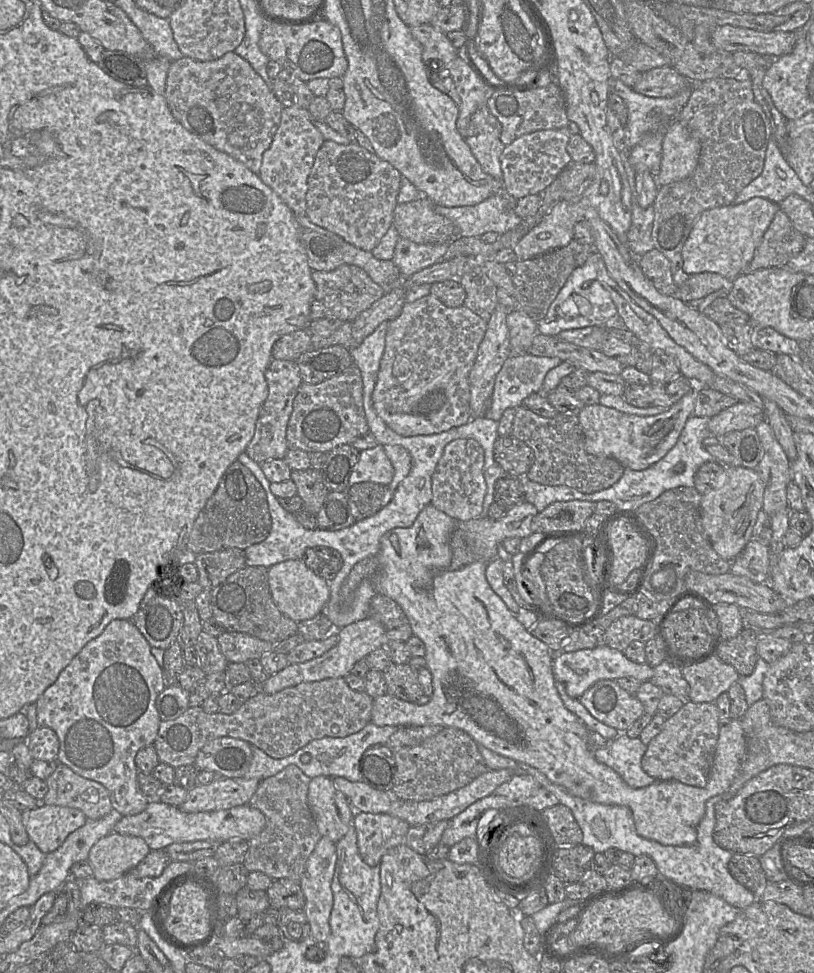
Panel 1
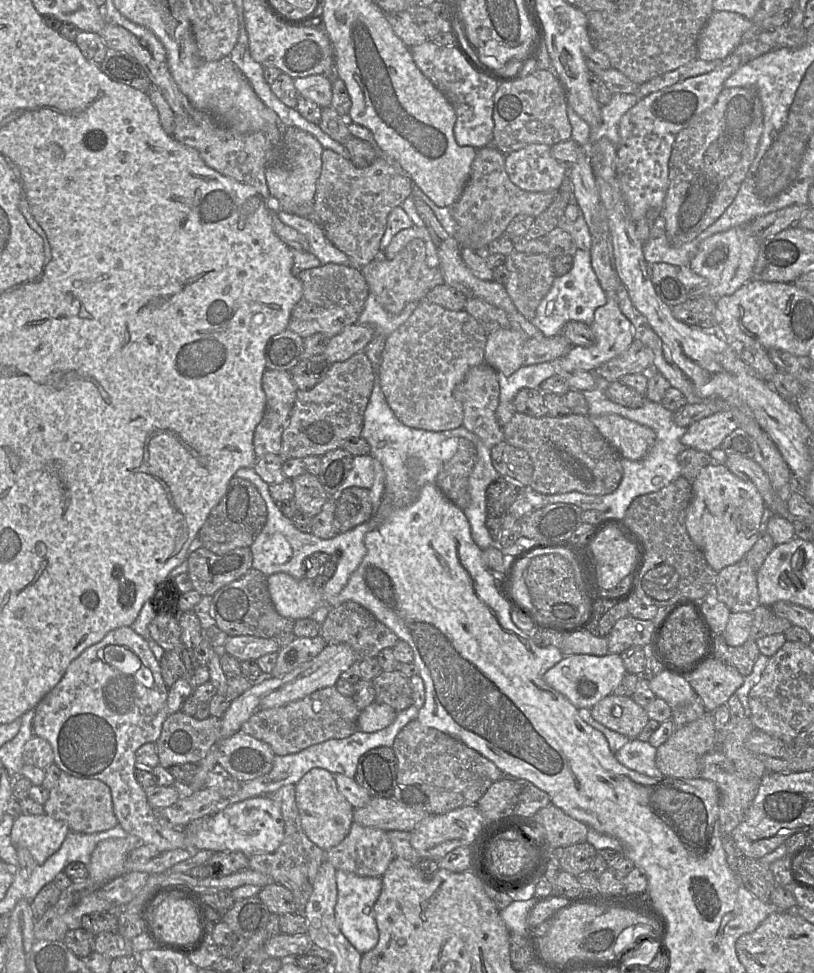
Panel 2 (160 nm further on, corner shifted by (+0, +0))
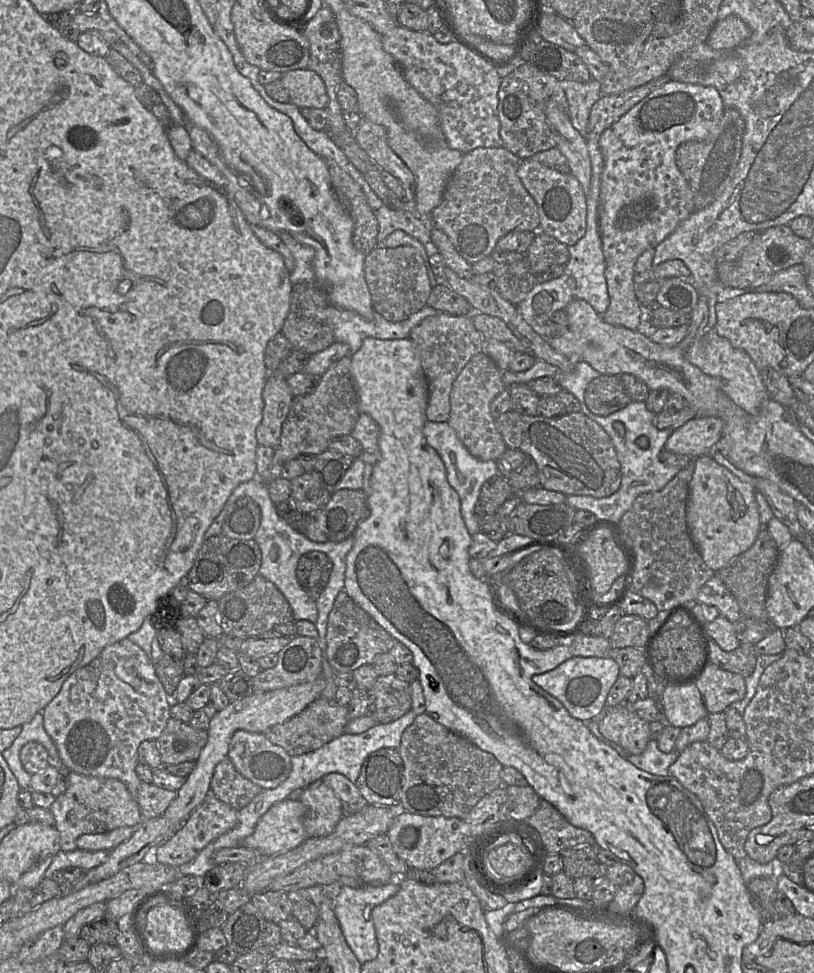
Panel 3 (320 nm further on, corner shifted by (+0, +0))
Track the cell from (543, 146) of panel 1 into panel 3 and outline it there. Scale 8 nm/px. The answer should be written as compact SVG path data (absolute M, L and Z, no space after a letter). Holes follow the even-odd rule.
M527 158L521 160L517 175L536 202L540 219L537 232L552 236L567 246L575 245L586 232L587 199L571 170L568 174L563 174Z

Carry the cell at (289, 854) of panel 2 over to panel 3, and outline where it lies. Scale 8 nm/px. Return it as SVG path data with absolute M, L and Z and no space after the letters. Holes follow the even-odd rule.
M315 885L287 893L292 904L292 916L306 930L311 929L318 919L319 909L329 886Z

